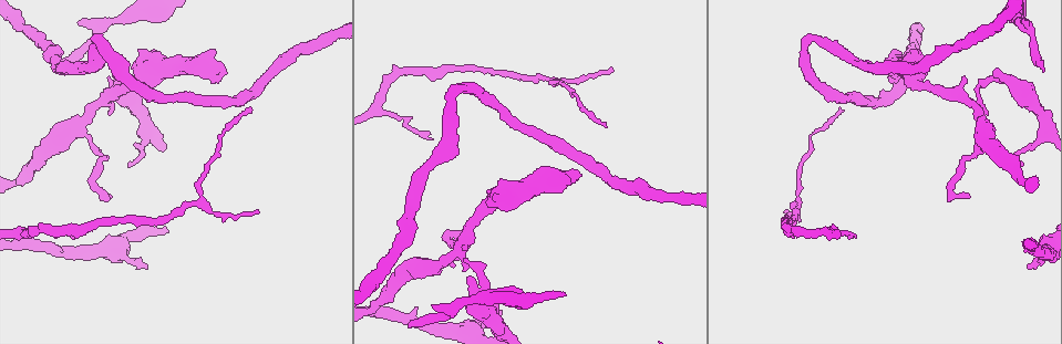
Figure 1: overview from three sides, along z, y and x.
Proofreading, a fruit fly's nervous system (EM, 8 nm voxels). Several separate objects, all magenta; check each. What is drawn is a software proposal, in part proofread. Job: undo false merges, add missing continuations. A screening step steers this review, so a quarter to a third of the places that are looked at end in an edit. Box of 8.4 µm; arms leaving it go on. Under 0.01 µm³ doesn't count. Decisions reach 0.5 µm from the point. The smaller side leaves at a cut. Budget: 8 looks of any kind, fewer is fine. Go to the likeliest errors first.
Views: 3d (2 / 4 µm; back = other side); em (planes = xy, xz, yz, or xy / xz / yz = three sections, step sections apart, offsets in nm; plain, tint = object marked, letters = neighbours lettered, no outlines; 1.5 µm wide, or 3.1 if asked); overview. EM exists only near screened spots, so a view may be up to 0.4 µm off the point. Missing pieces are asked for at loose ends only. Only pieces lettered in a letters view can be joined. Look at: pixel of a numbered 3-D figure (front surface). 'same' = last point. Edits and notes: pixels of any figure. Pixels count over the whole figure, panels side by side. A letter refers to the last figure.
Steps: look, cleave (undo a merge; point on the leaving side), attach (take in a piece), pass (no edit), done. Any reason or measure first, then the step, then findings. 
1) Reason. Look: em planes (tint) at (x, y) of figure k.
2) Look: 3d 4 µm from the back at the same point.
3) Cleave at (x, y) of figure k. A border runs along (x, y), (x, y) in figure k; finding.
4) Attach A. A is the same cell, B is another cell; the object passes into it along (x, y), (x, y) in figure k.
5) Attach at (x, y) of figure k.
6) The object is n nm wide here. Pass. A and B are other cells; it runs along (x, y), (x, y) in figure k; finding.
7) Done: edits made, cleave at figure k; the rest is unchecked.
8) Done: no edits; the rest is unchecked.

Free end. Look: em planes (letters) at (78, 24) of figure 1.

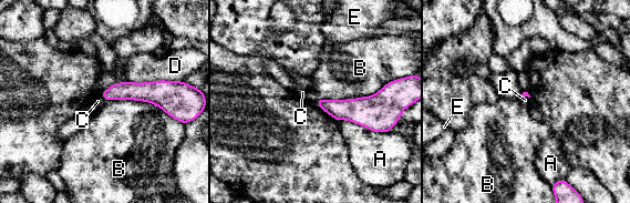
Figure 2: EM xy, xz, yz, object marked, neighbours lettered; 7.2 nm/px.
Pass. A, B, C, D and E are other cells; it runs along (105, 93), (155, 92), (169, 107) in figure 2; no lettered piece goes on from it.

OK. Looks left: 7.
Abrupt turn. Look: 3d 2 µm at (810, 37) of figure 1.

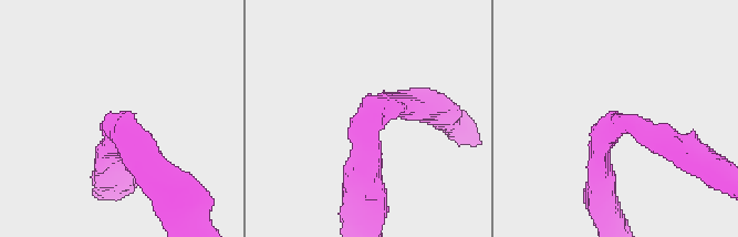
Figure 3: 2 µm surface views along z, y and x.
Shape alone is not enough. Look: em planes (letters) at (123, 126) of figure 3.

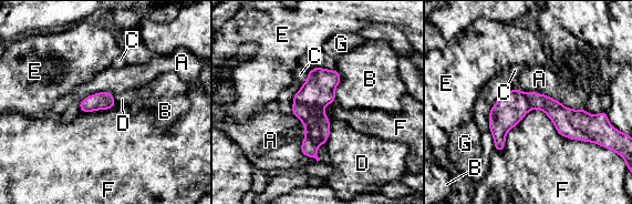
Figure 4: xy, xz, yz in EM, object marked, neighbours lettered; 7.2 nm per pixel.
The object is 130 nm wide here. Pass. A, B, C, D, E, F and G are other cells; a border runs along (598, 144), (531, 109), (501, 152) in figure 4; continuous, no second neuron.

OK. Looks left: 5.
An open end. Look: 3d 4 µm at (613, 71) of figure 1.

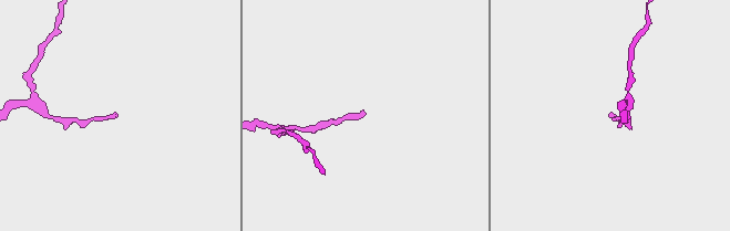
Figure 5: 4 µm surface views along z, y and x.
Shape alone is not enough. Look: em yz step 4 (letters) at (117, 114) of figure 5.

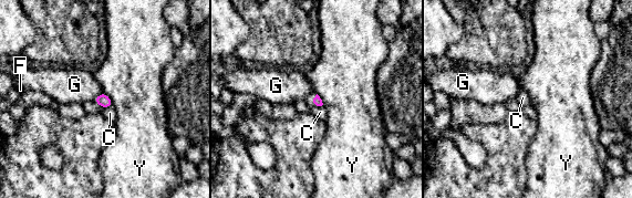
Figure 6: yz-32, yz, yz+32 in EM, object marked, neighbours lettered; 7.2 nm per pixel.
Another direction. Look: em planes (letters) at the same point.

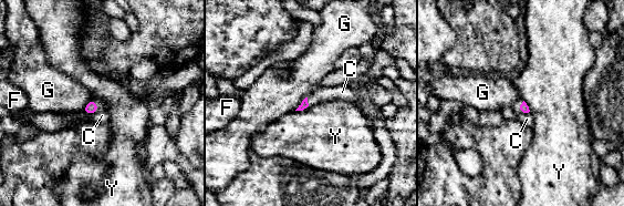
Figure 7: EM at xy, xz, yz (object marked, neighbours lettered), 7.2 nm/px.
The longest contact is with G, 140 nm. Attach C. C is the same cell, F, G and Y are other cells; the neuron continues.

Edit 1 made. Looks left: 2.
Done: edits made, attach at figure 7; the rest is unchecked.

